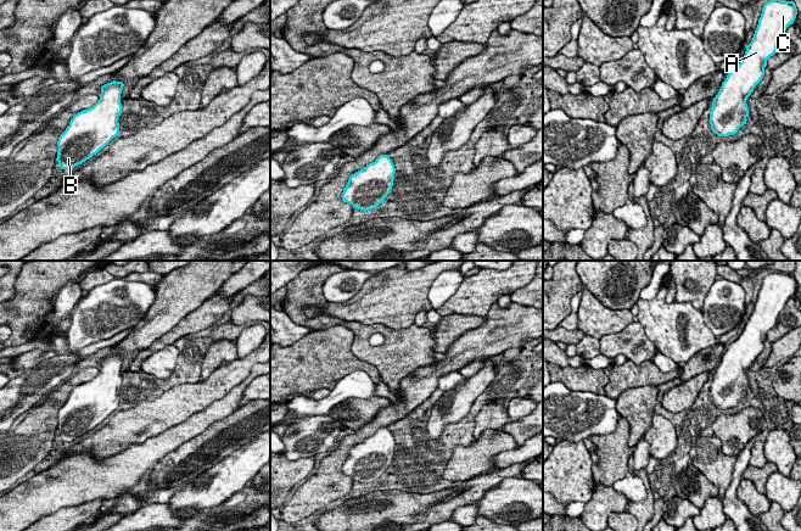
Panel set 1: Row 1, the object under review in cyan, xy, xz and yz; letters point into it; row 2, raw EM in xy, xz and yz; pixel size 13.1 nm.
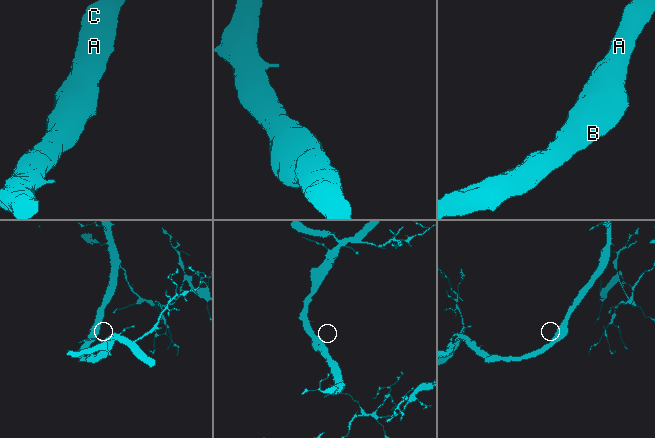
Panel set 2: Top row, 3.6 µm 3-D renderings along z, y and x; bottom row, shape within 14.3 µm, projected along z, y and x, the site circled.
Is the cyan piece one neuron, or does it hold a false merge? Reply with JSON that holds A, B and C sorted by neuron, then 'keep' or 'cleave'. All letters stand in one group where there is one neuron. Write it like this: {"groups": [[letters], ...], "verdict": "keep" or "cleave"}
{"groups": [["A", "B", "C"]], "verdict": "keep"}

